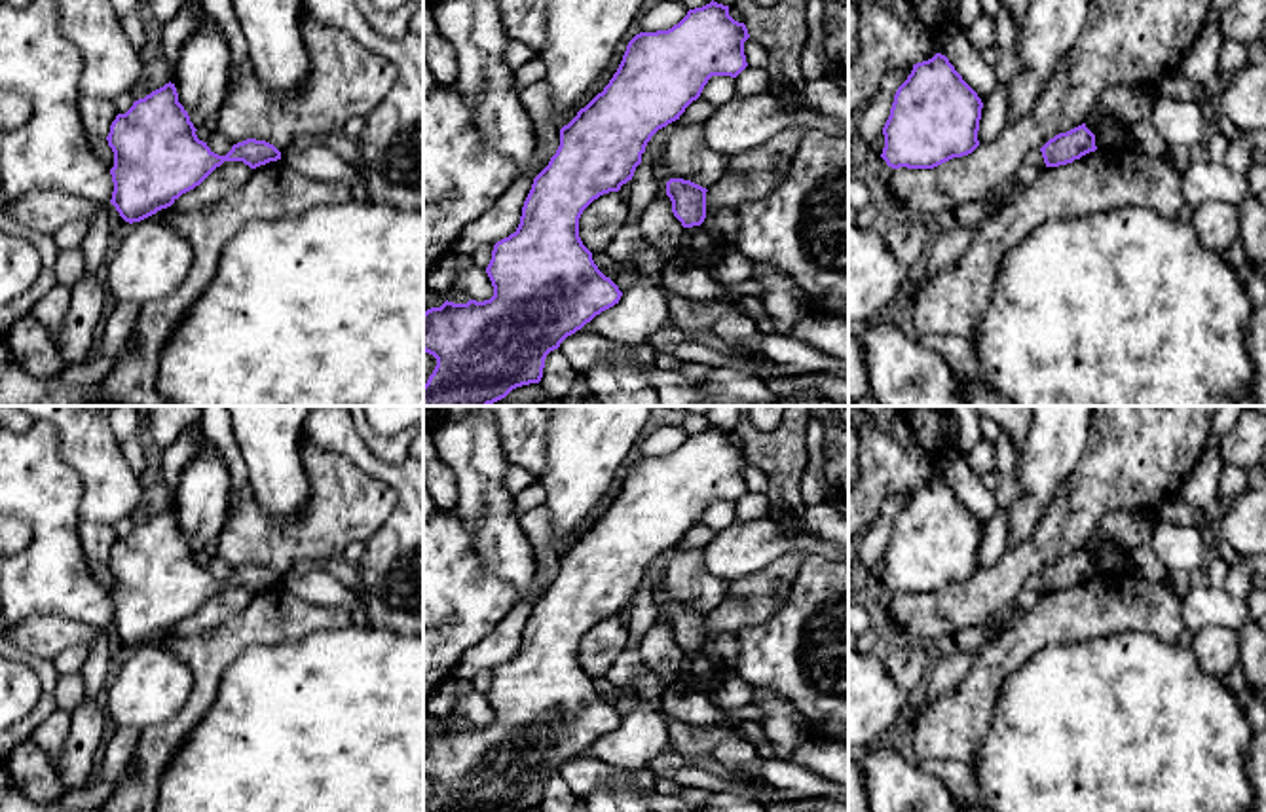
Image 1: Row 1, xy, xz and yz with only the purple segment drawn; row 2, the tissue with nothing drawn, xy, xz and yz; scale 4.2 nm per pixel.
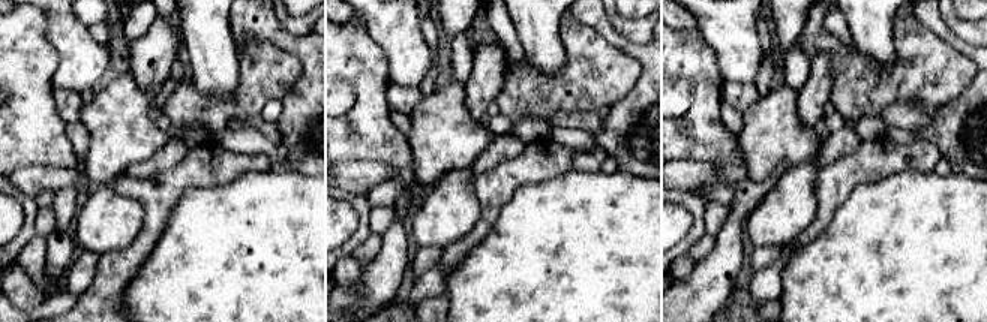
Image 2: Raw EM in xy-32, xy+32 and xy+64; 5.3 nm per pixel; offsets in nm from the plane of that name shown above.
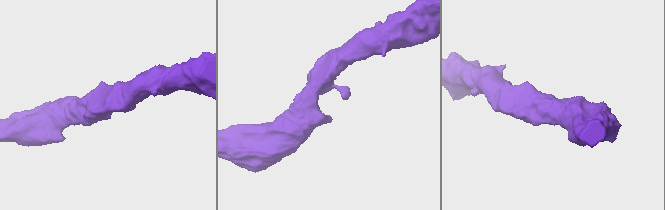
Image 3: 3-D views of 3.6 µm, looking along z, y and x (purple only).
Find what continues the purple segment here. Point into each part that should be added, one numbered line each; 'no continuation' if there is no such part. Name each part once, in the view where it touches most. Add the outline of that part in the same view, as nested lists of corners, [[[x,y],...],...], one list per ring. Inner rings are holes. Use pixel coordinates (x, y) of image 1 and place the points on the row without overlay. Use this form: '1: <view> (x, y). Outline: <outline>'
no continuation

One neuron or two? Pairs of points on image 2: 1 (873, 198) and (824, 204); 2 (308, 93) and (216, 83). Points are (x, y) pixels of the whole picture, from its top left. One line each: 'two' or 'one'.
1: two
2: two

